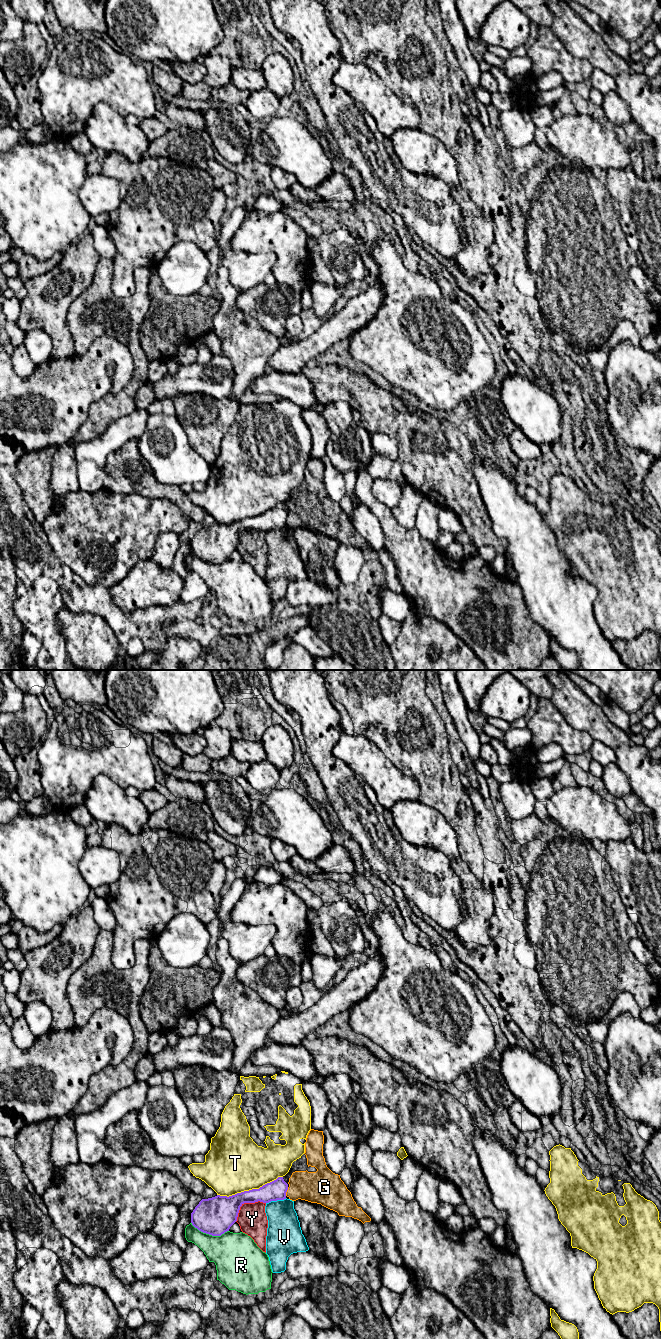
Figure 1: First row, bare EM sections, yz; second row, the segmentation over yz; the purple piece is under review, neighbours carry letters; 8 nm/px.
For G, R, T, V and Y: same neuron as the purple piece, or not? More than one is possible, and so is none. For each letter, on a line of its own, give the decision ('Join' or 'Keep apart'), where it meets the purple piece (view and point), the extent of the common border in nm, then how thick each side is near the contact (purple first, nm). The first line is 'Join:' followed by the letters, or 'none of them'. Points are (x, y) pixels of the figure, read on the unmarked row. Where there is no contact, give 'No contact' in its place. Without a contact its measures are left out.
Join: none of them
G: Keep apart. Touches purple at yz (286, 519). Shared border 80 nm. Thickness 160 nm (purple) against 260 nm
R: Keep apart. Touches purple at yz (209, 562). Shared border 320 nm. Thickness 300 nm (purple) against 340 nm
T: Keep apart. Touches purple at yz (249, 518). Shared border 550 nm. Thickness 220 nm (purple) against 460 nm
V: Keep apart. Touches purple at yz (276, 528). Shared border 170 nm. Thickness 160 nm (purple) against 260 nm
Y: Keep apart. Touches purple at yz (245, 530). Shared border 300 nm. Thickness 280 nm (purple) against 240 nm

